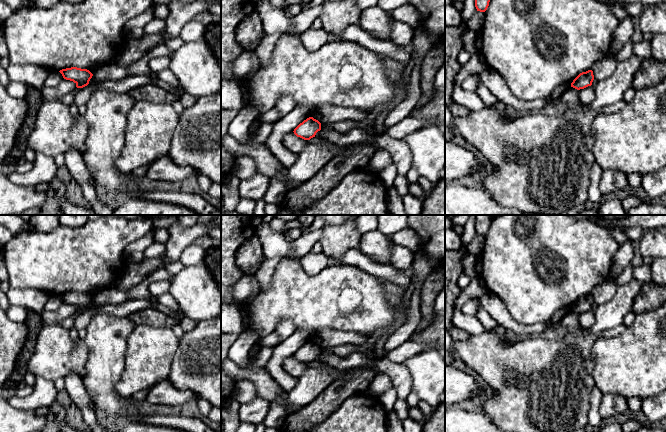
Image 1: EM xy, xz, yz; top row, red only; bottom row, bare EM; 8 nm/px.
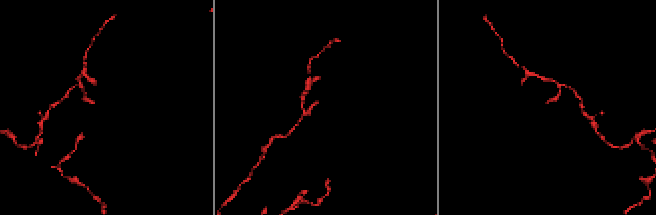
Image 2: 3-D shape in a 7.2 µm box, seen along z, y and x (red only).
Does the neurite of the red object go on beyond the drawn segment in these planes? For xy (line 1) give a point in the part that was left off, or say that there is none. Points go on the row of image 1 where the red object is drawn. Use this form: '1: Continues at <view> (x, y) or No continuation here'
1: No continuation here

